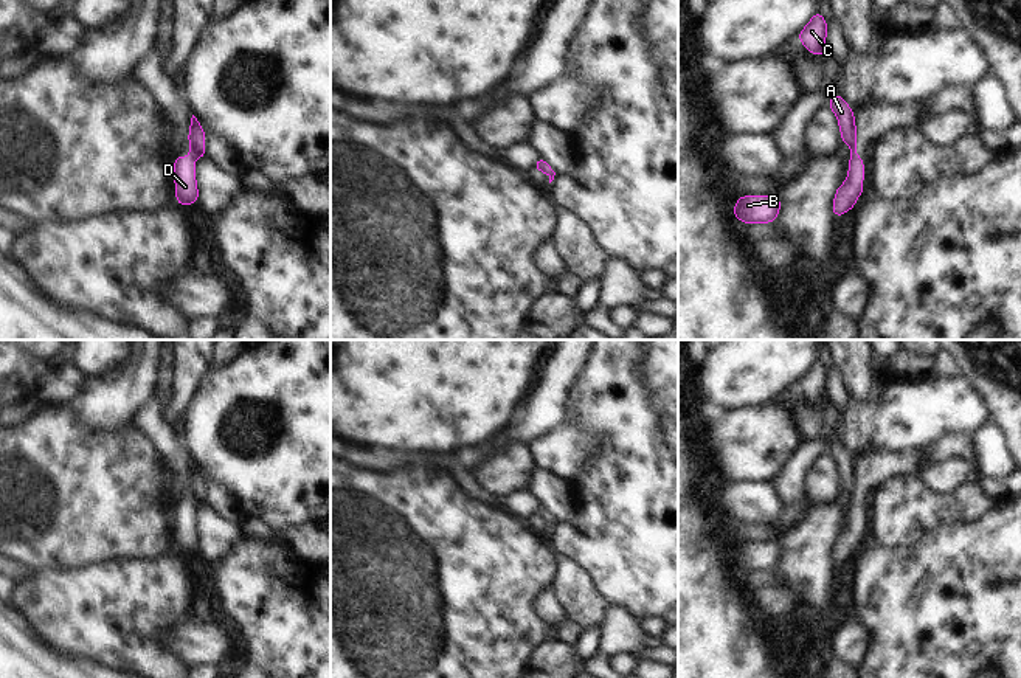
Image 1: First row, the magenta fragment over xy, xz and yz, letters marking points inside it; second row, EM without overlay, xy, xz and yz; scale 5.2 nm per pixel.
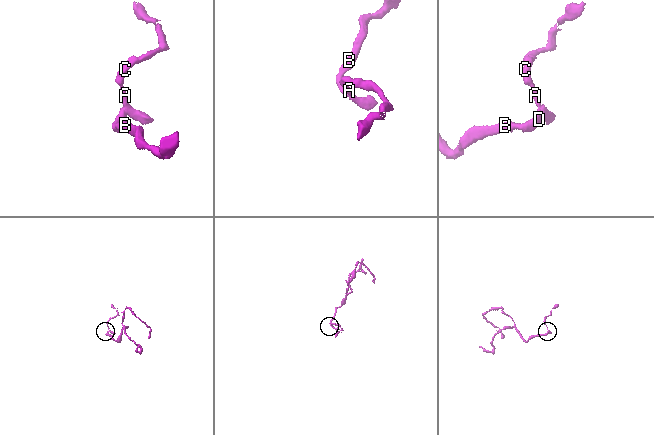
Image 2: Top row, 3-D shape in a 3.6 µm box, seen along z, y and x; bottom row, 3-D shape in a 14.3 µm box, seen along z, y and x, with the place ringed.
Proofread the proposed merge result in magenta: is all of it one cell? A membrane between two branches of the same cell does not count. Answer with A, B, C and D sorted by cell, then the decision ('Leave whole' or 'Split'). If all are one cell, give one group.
Groups: A C / B D. Split

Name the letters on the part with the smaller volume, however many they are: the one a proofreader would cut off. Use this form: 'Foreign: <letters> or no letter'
Foreign: A, C

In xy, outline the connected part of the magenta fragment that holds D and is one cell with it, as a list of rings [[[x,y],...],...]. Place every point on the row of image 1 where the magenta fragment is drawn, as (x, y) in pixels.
[[[191,143],[189,150],[191,155],[188,158],[178,155],[174,161],[175,197],[178,200],[178,205],[182,205],[183,208],[186,203],[196,205],[199,195],[194,166],[199,154]]]

